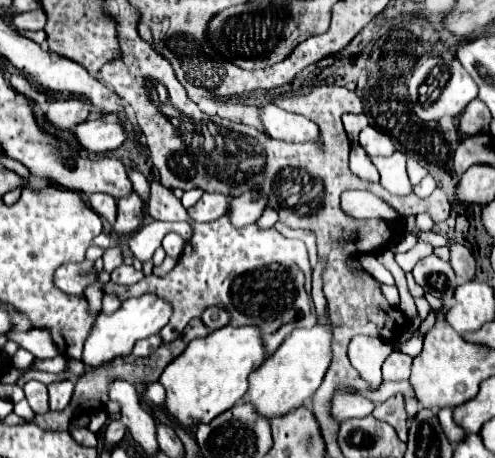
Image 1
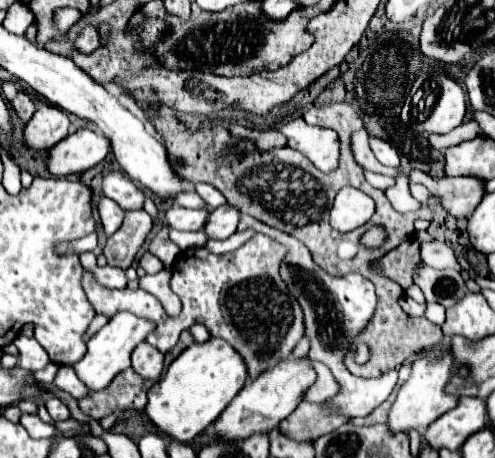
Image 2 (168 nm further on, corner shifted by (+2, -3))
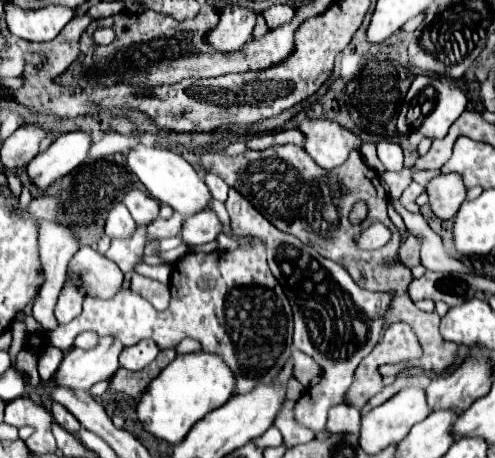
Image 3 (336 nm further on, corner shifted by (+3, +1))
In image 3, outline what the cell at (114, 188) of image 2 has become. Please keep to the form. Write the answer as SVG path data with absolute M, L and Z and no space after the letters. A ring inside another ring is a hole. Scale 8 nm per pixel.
M140 189L126 191L122 203L128 207L130 215L134 217L134 221L138 225L148 225L148 223L158 219L160 203L156 199L152 199L150 195L146 195L144 191L140 191Z

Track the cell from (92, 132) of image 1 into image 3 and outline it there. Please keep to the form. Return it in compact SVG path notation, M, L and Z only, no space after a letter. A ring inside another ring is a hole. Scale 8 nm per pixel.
M84 131L60 135L46 151L38 153L26 167L28 177L38 189L48 189L54 181L76 169L88 157L90 137Z

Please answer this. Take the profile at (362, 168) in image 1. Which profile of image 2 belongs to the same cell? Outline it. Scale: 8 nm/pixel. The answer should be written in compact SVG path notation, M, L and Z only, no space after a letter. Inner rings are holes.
M365 171L365 179L367 179L375 189L387 189L387 187L395 184L394 178L385 177L385 175L379 175L379 173L371 173L371 171Z

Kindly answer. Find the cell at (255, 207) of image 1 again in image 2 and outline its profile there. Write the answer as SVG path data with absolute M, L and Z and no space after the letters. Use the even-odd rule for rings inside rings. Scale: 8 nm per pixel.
M225 203L211 211L209 223L205 223L205 233L209 235L209 239L227 239L237 231L239 219L241 219L239 207Z

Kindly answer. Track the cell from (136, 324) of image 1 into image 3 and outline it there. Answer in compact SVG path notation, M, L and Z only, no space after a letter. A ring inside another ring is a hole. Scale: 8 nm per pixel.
M102 337L98 347L84 351L74 347L68 351L54 373L54 383L58 387L68 387L76 391L88 391L94 383L110 379L120 363L118 355L122 343L112 337Z

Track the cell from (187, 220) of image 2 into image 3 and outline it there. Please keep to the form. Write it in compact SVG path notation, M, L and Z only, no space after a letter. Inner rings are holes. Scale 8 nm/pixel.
M172 215L170 219L156 219L154 223L150 223L146 227L146 239L148 241L160 241L166 237L176 237L180 235L180 227L182 227L182 217L180 215Z

